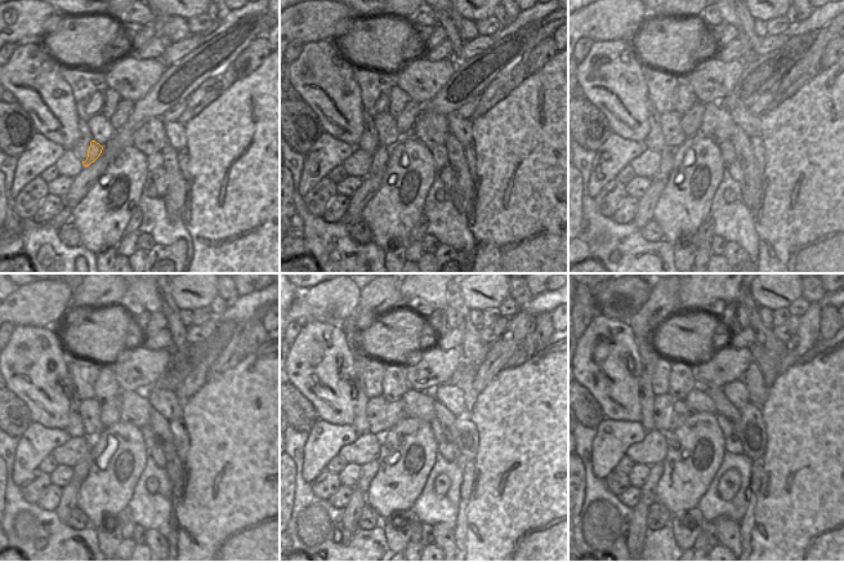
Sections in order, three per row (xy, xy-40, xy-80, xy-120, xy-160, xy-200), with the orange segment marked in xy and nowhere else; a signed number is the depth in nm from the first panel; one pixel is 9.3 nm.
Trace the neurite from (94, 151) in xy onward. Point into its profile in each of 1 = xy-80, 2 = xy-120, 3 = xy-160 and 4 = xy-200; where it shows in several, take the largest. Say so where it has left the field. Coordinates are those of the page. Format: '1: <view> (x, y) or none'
1: xy-80 (666, 161)
2: xy-120 (80, 471)
3: xy-160 (369, 471)
4: xy-200 (656, 471)

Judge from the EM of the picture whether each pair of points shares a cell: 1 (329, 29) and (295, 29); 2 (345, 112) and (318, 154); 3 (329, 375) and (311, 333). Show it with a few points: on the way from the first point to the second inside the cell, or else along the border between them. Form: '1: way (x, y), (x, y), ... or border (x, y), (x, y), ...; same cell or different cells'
1: way (321, 29), (303, 29); same cell
2: border (325, 132), (354, 147); different cells
3: way (329, 358), (334, 330), (327, 330); same cell

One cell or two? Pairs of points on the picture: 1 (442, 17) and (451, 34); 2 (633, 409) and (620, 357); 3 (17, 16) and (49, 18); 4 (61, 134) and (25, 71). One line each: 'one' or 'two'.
1: one
2: one
3: one
4: one

